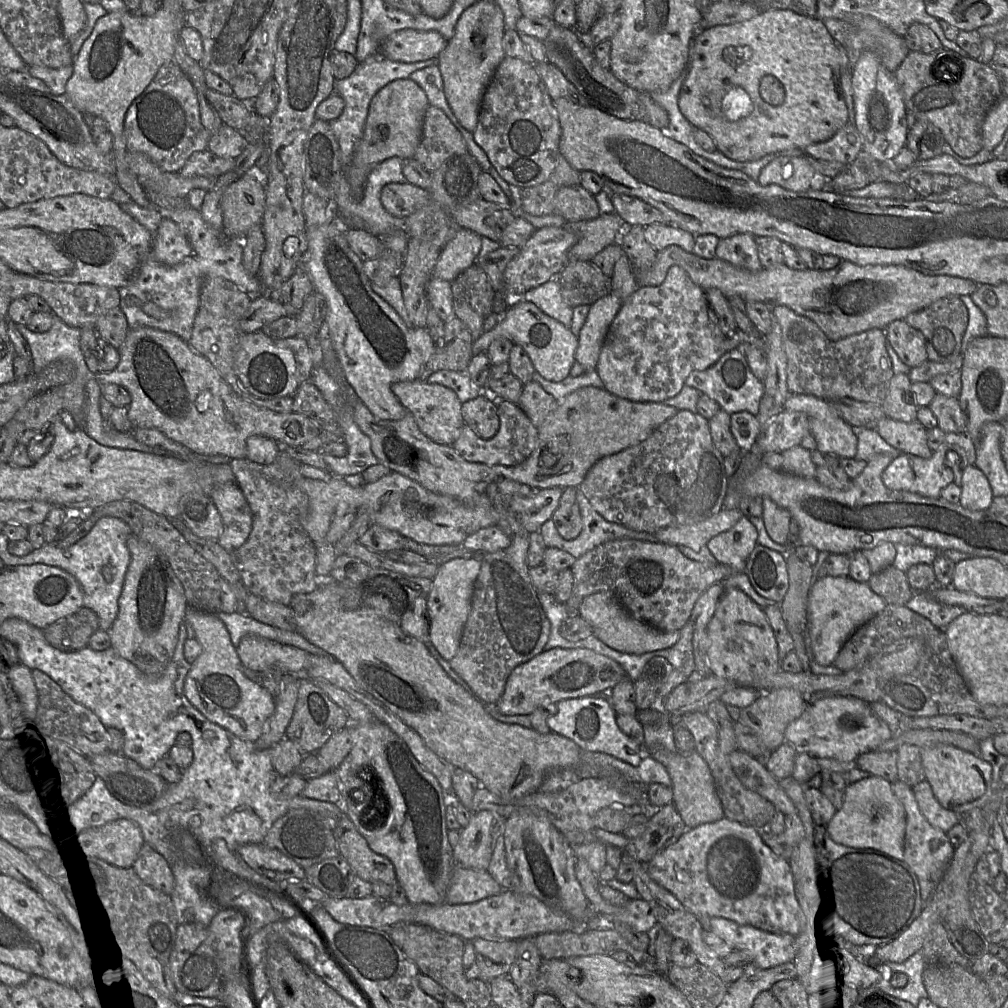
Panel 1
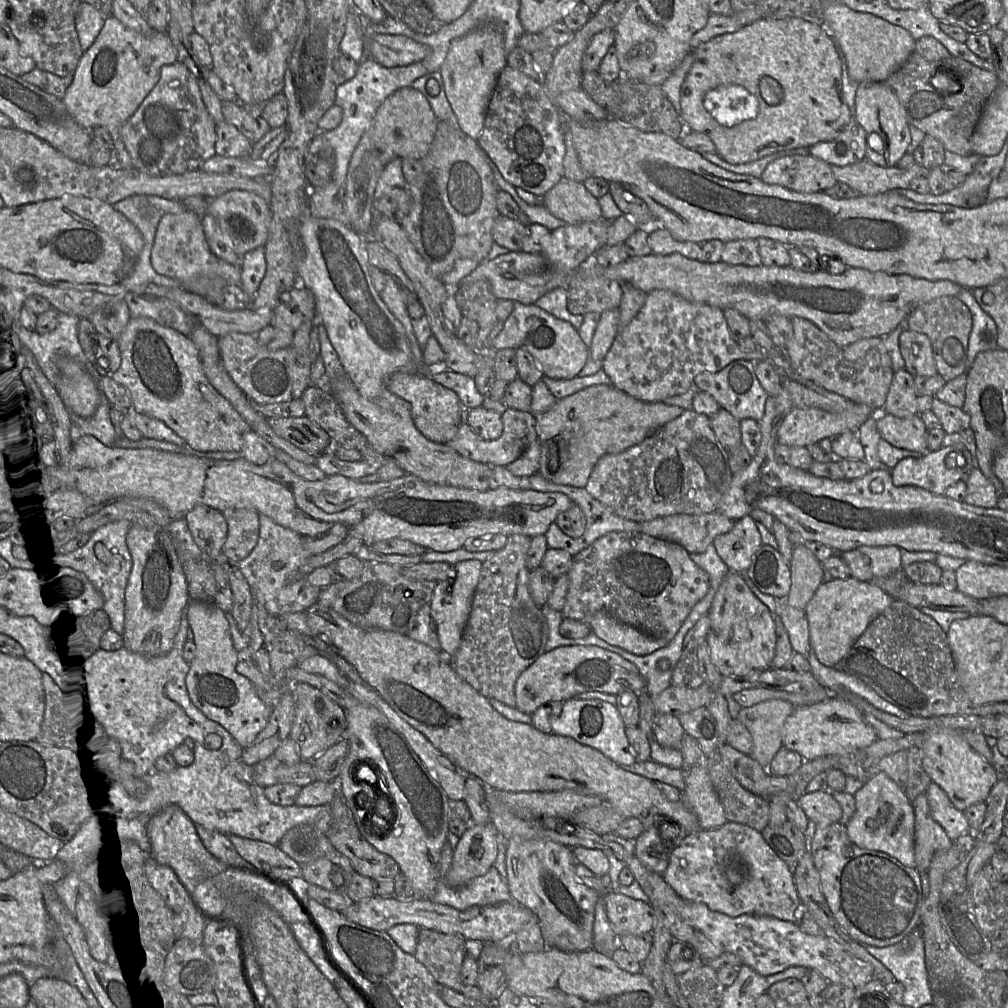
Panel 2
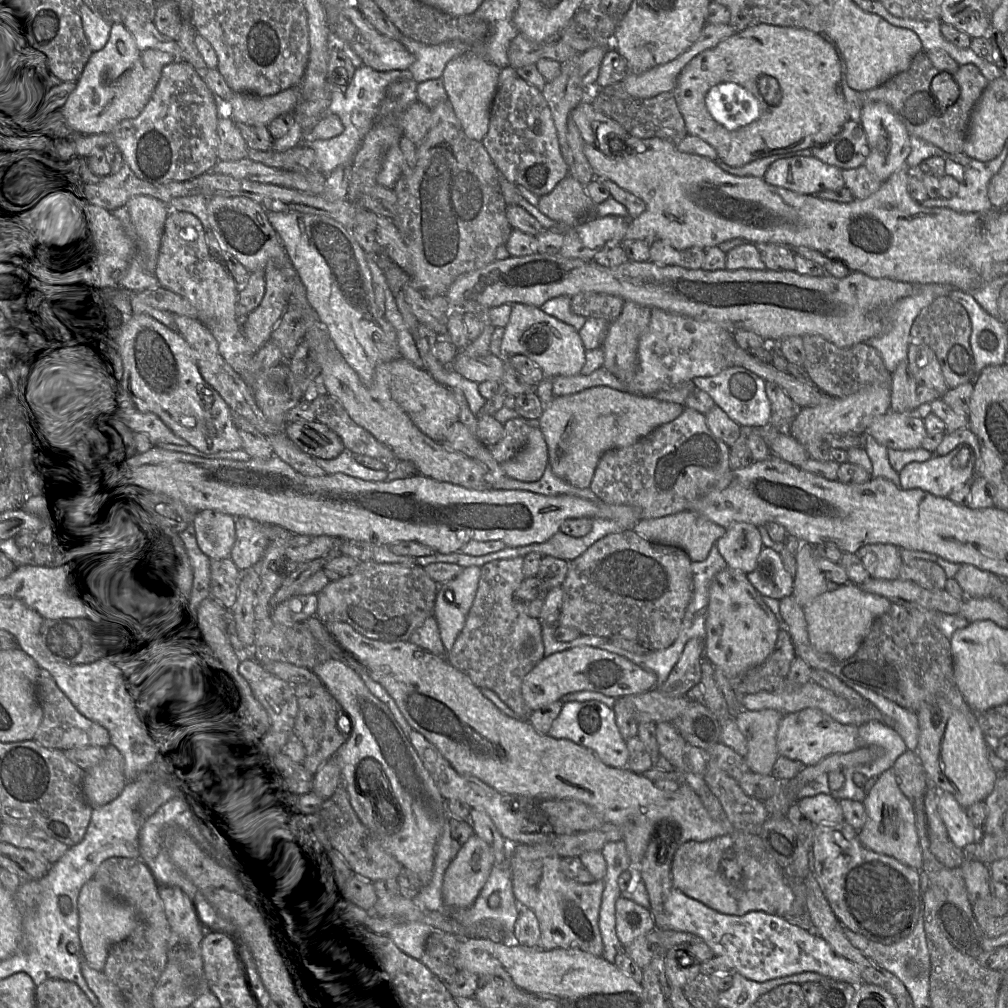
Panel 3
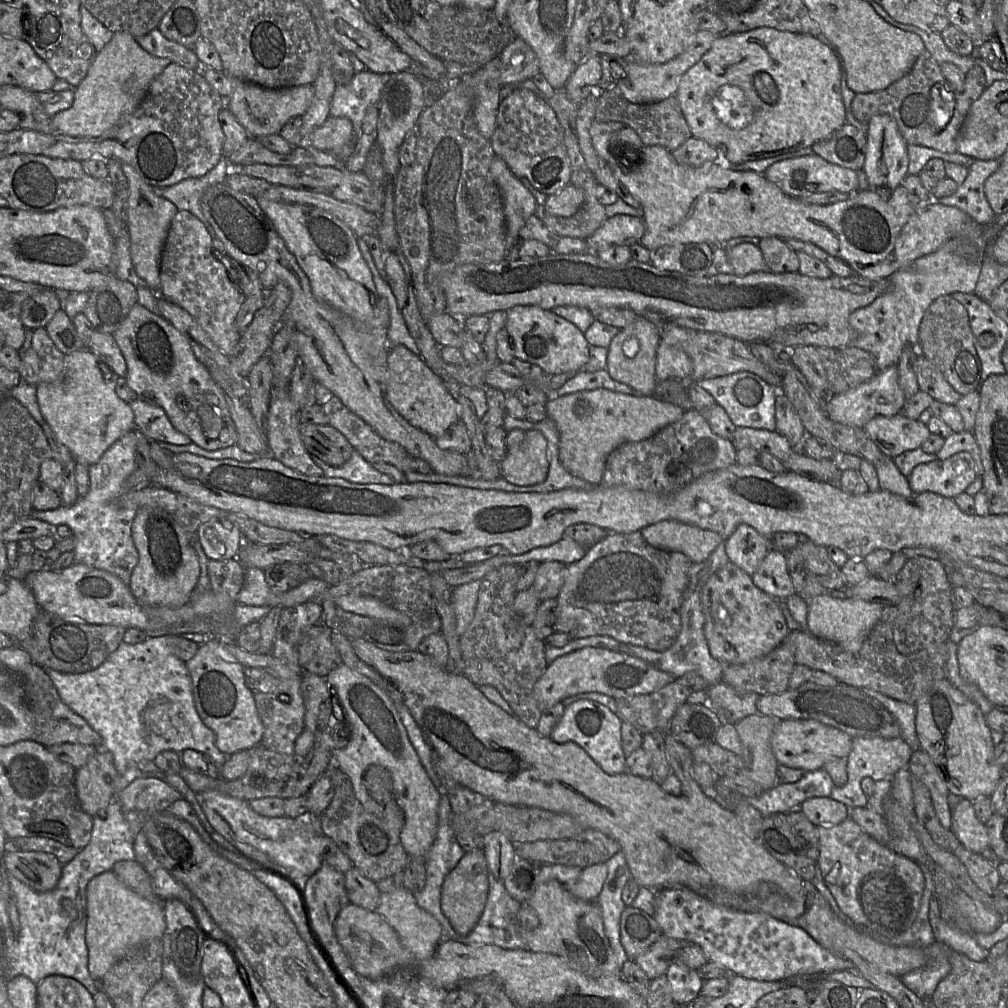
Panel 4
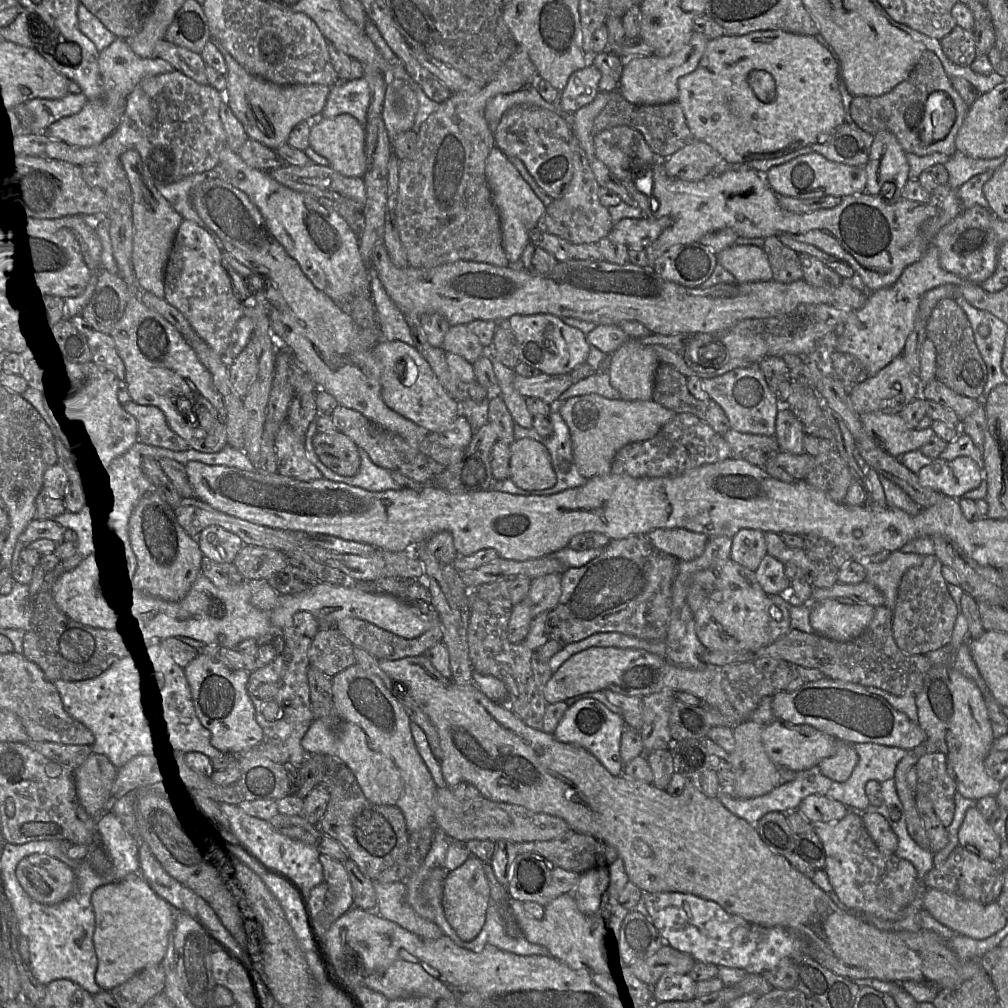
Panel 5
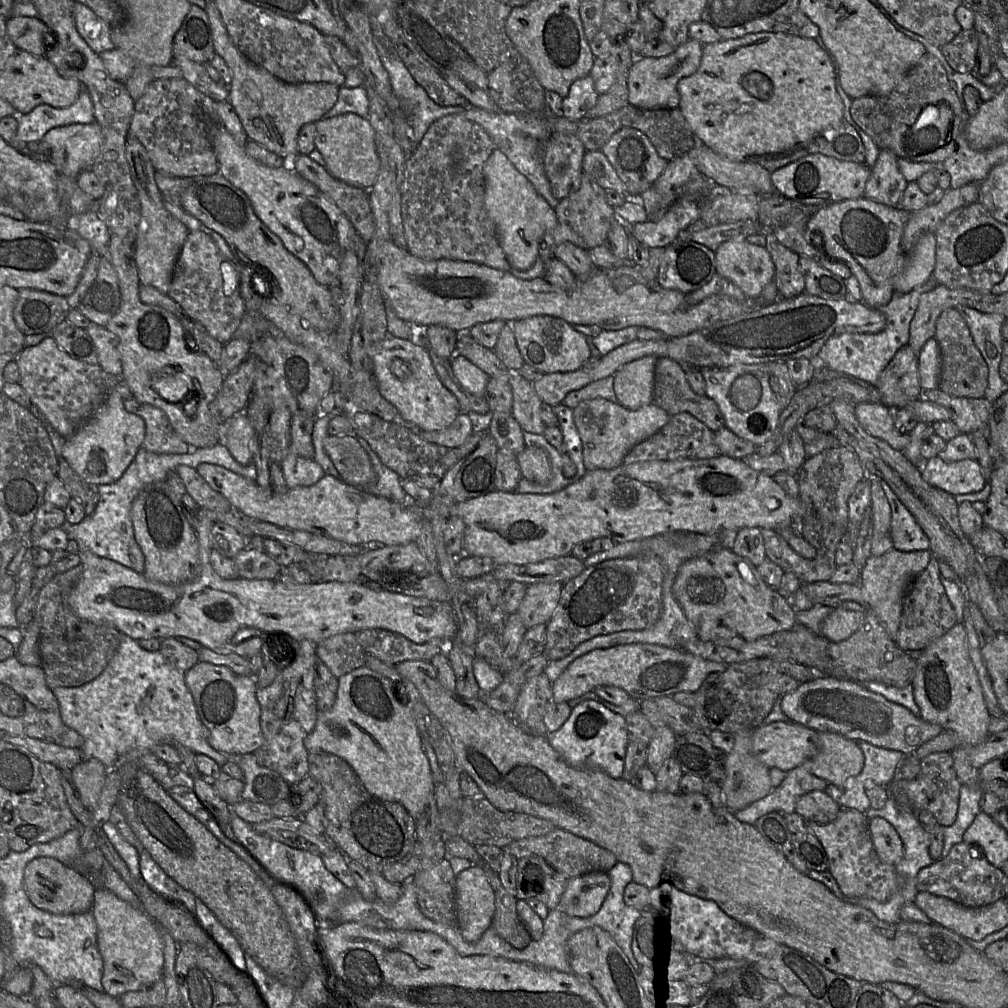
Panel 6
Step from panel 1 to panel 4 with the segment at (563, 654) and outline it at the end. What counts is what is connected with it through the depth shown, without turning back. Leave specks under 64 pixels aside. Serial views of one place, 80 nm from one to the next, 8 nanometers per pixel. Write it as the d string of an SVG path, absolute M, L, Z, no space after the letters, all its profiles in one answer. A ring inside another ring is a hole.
M584 647L555 659L534 686L534 698L541 711L563 699L585 692L598 692L615 699L651 694L675 677L641 658L598 647Z

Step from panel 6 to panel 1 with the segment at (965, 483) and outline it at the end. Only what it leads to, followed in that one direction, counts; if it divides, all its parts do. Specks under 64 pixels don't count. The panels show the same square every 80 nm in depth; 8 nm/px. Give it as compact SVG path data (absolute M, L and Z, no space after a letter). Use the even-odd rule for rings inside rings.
M944 442L929 458L901 453L893 458L882 473L885 486L891 490L905 490L925 497L938 498L941 490L959 479L962 470L969 465L965 450L956 444Z

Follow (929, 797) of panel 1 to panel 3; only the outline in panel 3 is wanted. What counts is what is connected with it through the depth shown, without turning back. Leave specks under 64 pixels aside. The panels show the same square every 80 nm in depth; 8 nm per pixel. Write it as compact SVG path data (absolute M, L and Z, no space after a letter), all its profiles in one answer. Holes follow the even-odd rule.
M939 790L938 813L941 817L949 839L959 848L977 842L980 839L980 831L975 827L963 808L947 791Z

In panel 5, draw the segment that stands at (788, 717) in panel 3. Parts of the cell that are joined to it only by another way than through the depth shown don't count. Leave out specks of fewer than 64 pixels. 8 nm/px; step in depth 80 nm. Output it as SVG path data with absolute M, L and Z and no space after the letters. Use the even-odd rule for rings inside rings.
M772 720L766 724L761 733L764 750L778 766L795 772L817 766L821 760L831 756L836 750L836 740L807 724L791 724L781 720Z

